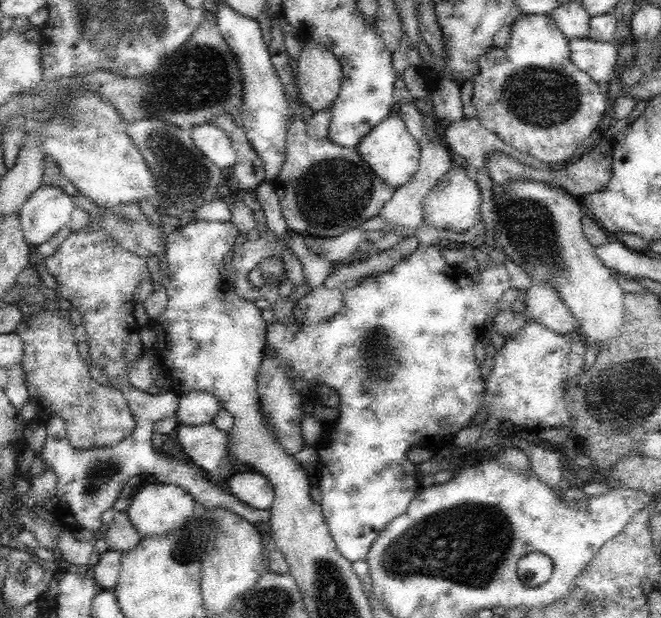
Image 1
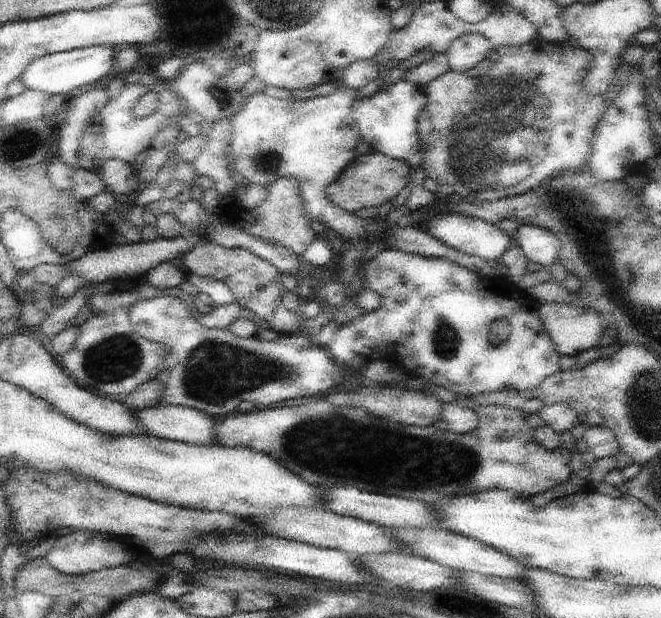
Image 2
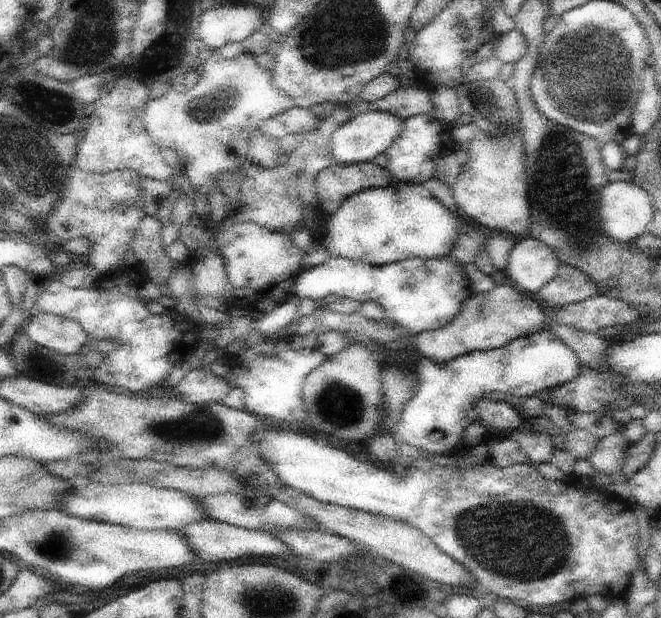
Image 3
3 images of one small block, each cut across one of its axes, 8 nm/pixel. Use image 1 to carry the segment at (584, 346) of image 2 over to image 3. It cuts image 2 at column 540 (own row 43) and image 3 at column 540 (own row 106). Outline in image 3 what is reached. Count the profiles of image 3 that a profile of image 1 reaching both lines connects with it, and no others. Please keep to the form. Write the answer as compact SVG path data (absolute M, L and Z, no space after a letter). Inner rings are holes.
M512 284L496 285L485 293L470 295L453 318L453 322L448 322L442 328L420 333L415 346L421 357L429 358L437 365L445 365L460 355L497 349L510 344L518 337L540 332L545 329L547 320L544 312L528 293L519 292Z

